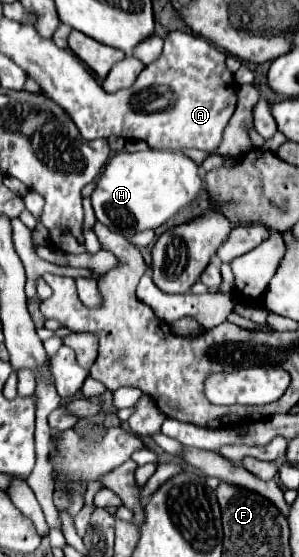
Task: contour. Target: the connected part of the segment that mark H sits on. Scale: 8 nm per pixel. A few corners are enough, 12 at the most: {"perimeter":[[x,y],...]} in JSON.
{"perimeter":[[177,151],[113,155],[91,195],[97,221],[159,229],[205,187]]}

